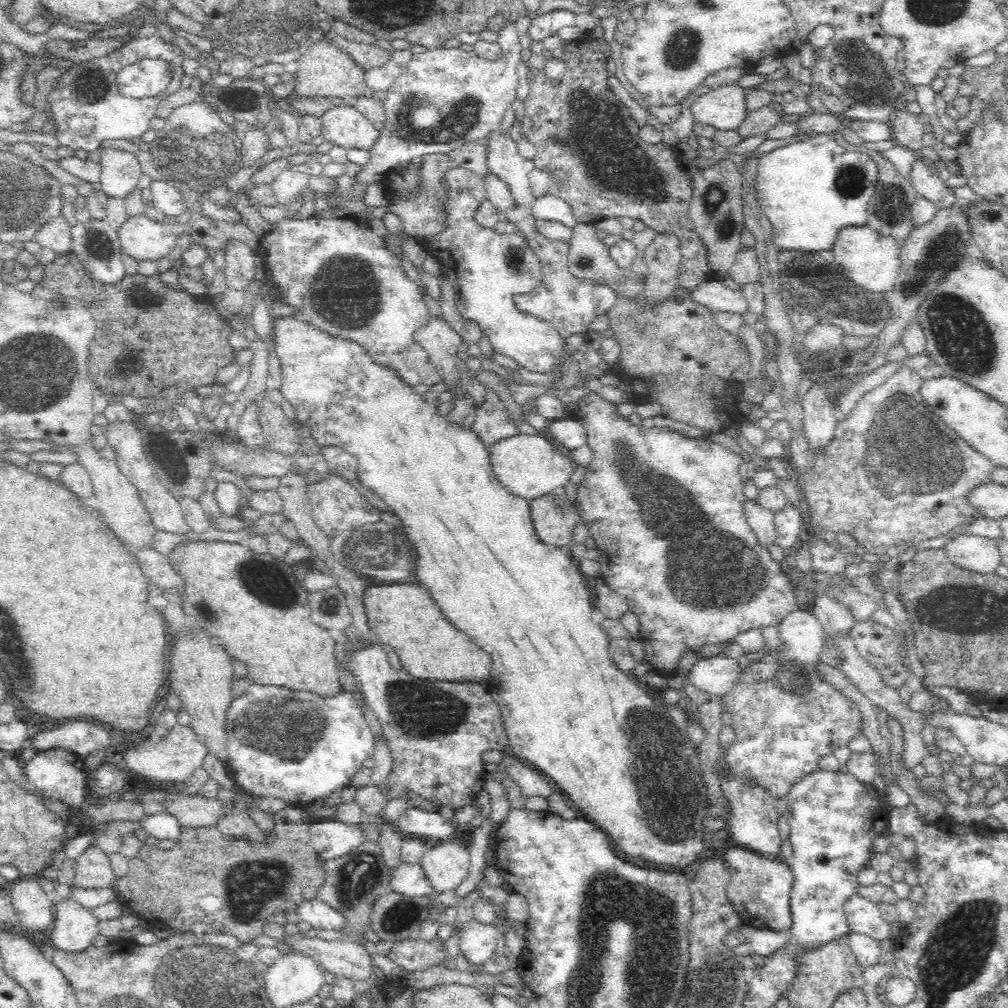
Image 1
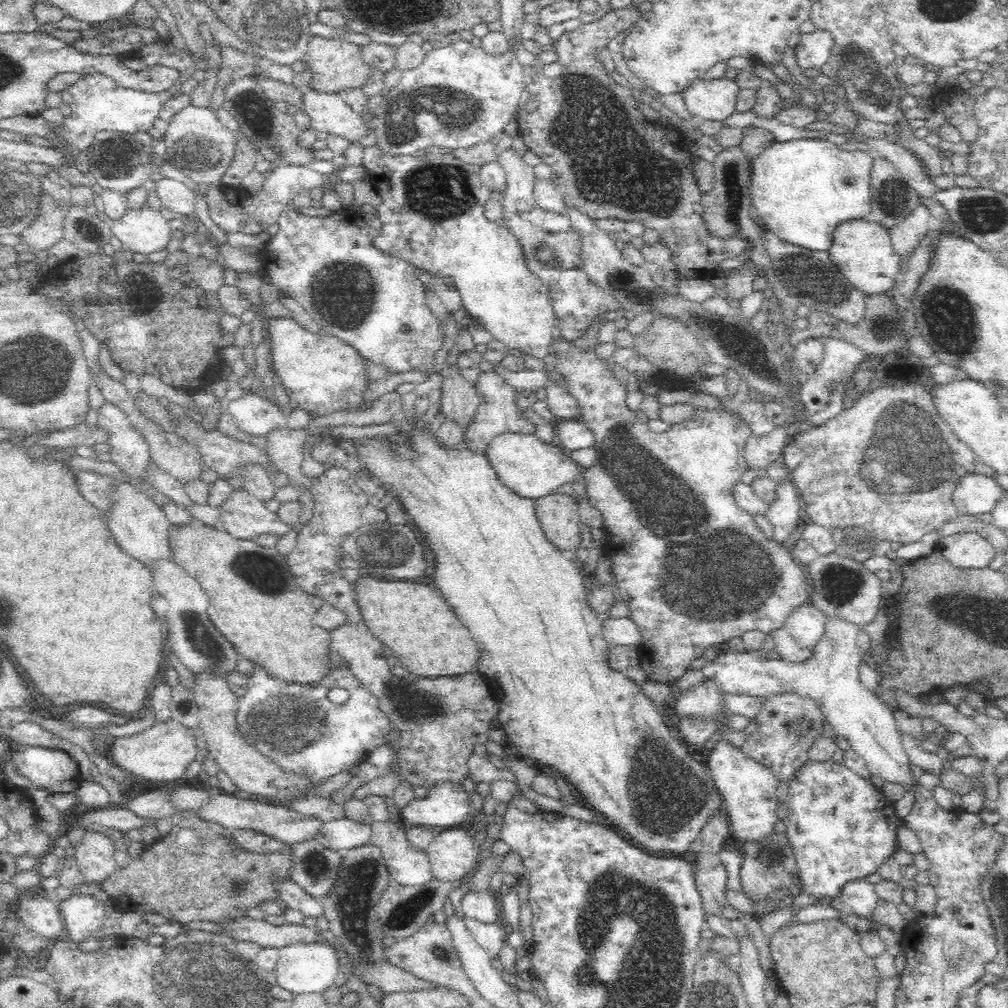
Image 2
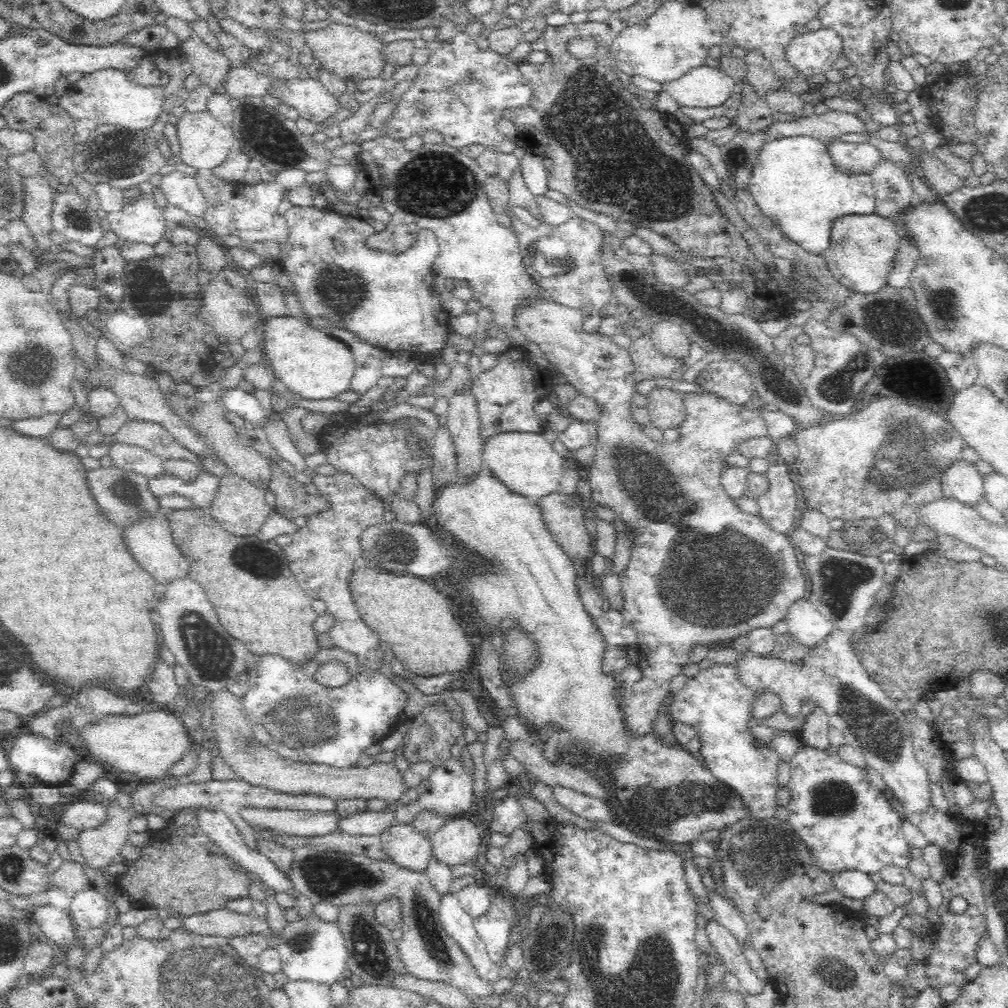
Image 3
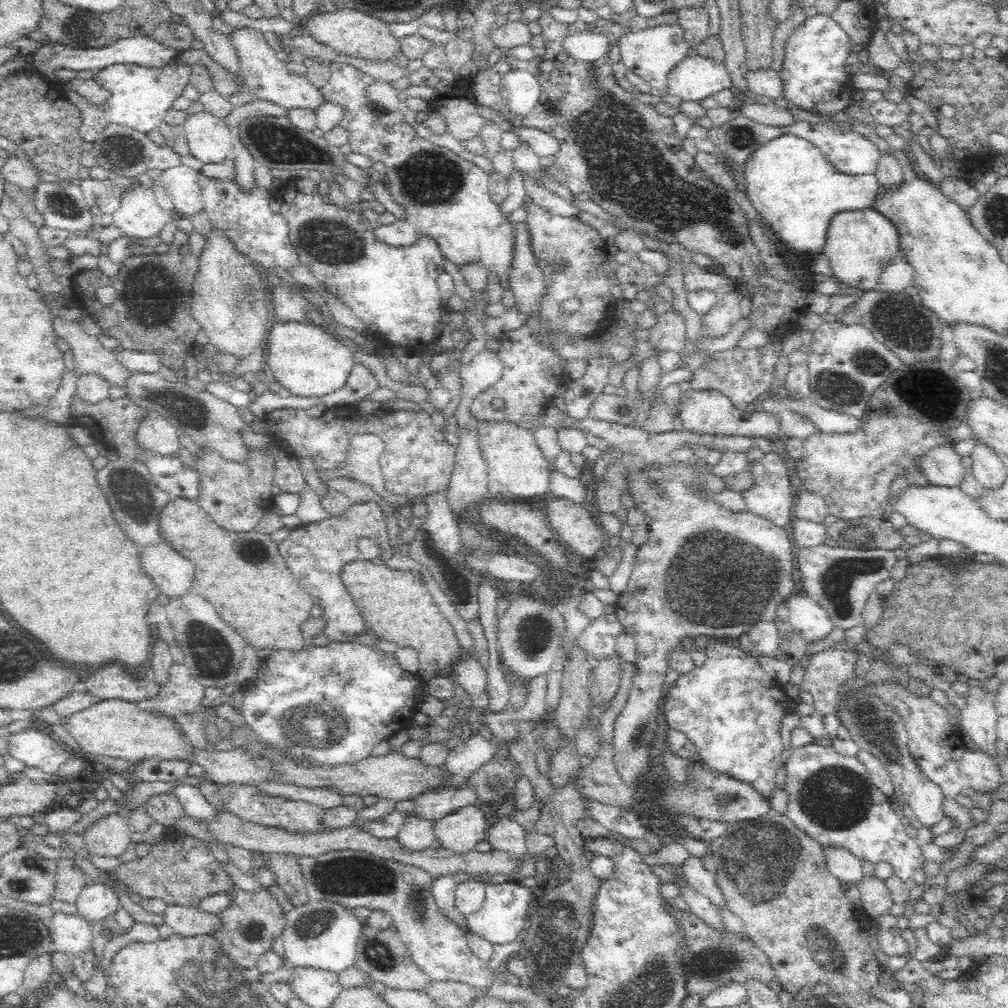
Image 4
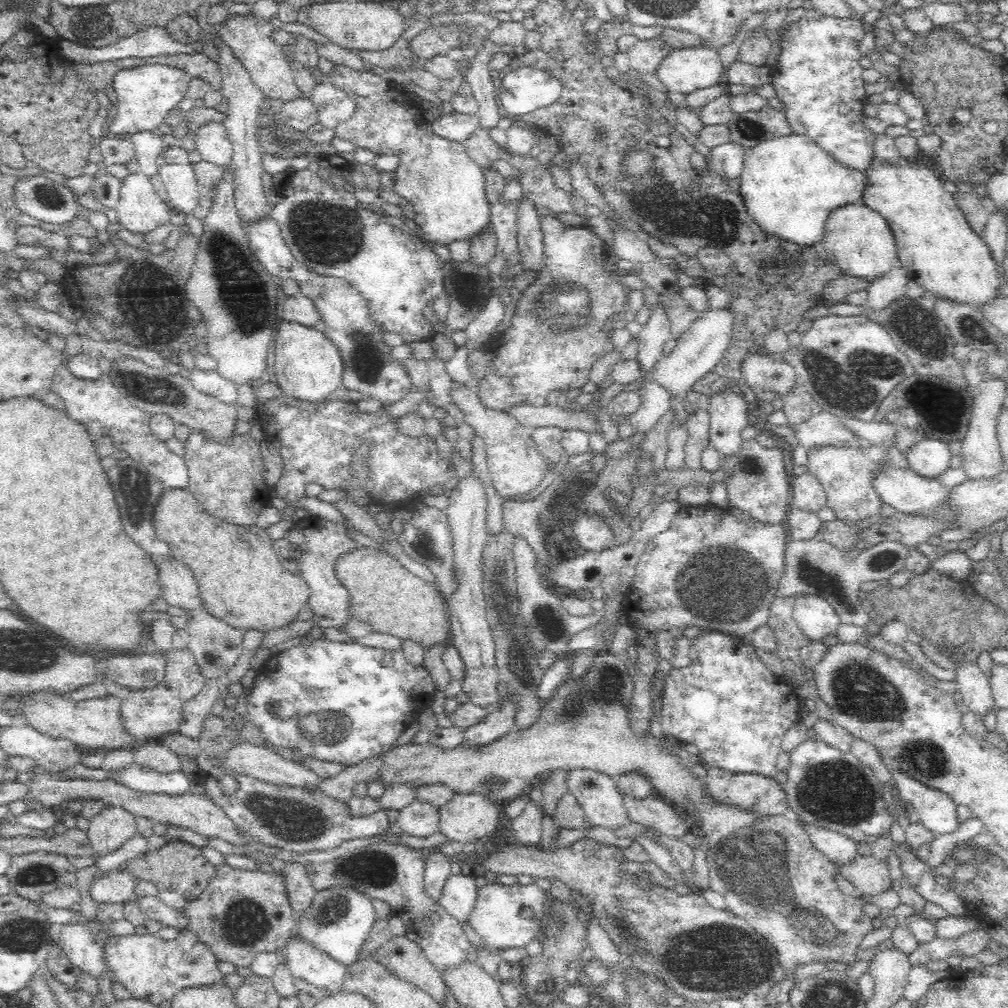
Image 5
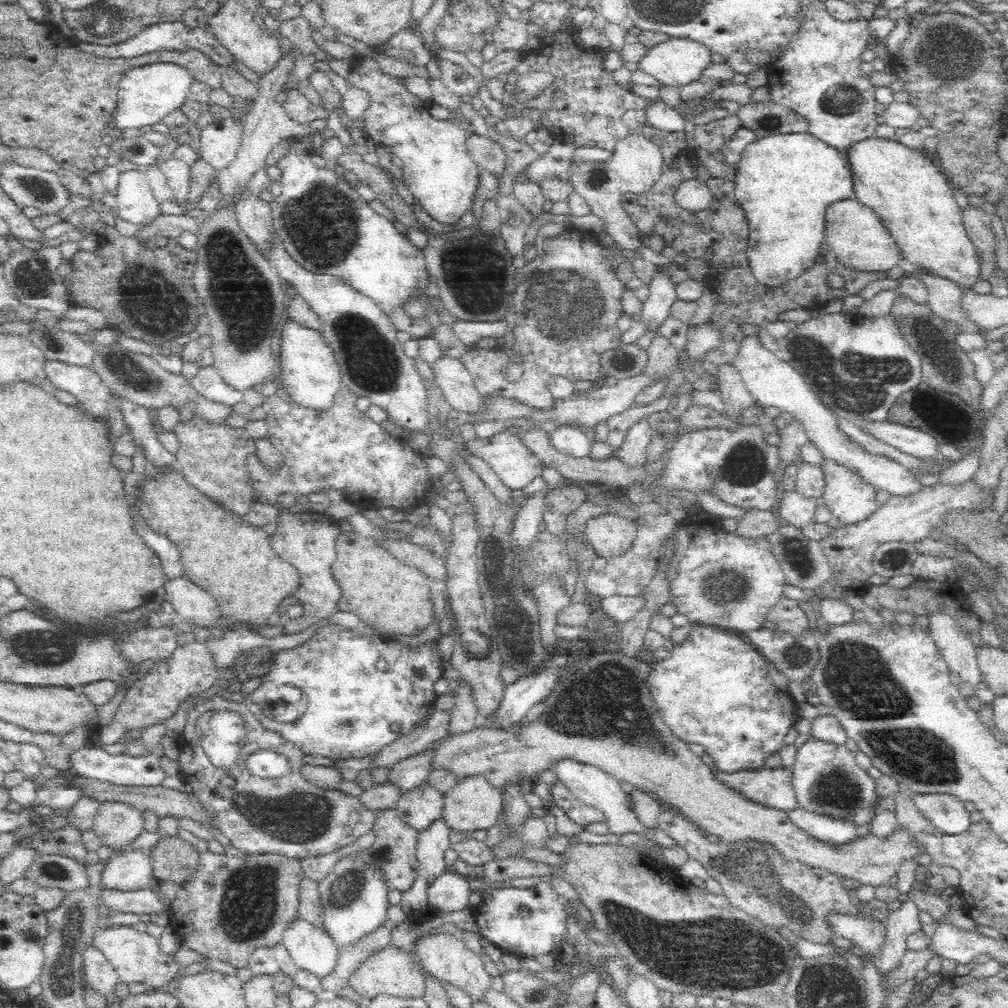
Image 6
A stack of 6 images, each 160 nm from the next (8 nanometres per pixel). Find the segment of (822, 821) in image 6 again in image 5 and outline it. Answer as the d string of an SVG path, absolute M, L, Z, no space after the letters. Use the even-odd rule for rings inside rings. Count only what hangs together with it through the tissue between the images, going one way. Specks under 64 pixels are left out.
M805 826L804 828L810 834L812 843L834 866L848 866L854 862L856 856L856 845L844 835L837 832L830 832L825 828L816 828Z

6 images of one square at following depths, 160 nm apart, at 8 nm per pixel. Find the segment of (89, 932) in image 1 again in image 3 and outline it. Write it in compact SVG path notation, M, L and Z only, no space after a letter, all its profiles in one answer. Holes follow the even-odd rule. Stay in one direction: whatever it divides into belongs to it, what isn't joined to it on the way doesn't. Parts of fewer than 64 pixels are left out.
M92 886L71 896L70 915L79 935L106 924L108 909L107 898Z

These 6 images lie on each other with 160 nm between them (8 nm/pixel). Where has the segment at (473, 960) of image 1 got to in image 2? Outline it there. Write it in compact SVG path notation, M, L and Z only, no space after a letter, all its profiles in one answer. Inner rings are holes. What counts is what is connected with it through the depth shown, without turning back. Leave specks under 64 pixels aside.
M466 916L462 919L468 934L476 942L476 945L483 949L484 953L488 954L490 960L498 958L500 950L506 943L507 936L502 921L494 924L484 924Z

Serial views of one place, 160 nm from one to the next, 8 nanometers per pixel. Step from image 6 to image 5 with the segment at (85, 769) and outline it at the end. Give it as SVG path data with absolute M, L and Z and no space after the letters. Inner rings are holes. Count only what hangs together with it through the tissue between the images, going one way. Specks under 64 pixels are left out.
M129 764L119 771L110 773L108 778L147 793L167 794L168 796L182 796L190 793L191 780L180 770L170 774L150 772L149 768L142 768L137 764Z

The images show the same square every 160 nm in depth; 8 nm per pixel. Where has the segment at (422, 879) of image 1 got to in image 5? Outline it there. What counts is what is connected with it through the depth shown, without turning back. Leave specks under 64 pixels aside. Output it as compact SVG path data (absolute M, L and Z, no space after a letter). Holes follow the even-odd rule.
M414 799L400 810L396 822L403 834L428 838L439 831L439 808Z

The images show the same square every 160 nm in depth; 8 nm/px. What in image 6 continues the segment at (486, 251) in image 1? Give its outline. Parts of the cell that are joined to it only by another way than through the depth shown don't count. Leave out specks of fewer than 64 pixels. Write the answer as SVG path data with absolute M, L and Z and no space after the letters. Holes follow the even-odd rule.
M360 60L358 64L352 66L350 74L347 76L348 84L356 88L365 90L370 96L368 108L356 122L356 125L366 131L368 136L377 146L386 146L387 149L397 157L399 157L403 165L399 168L402 174L402 181L410 190L410 194L416 198L417 204L422 210L438 224L442 226L454 226L462 220L464 214L472 212L474 207L474 194L478 188L478 180L480 180L479 166L469 157L466 151L465 141L468 135L458 129L456 125L448 123L444 119L436 119L430 113L430 103L421 100L418 96L411 94L404 82L399 78L394 78L384 72L378 66L378 62L374 60Z

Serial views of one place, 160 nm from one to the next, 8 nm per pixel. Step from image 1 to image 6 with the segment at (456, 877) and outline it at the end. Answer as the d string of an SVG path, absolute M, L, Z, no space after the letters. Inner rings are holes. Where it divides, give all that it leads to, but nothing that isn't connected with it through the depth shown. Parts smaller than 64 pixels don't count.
M481 776L457 781L456 786L443 794L442 818L451 831L476 832L476 830L488 830L495 825L504 812L503 791L492 788Z

